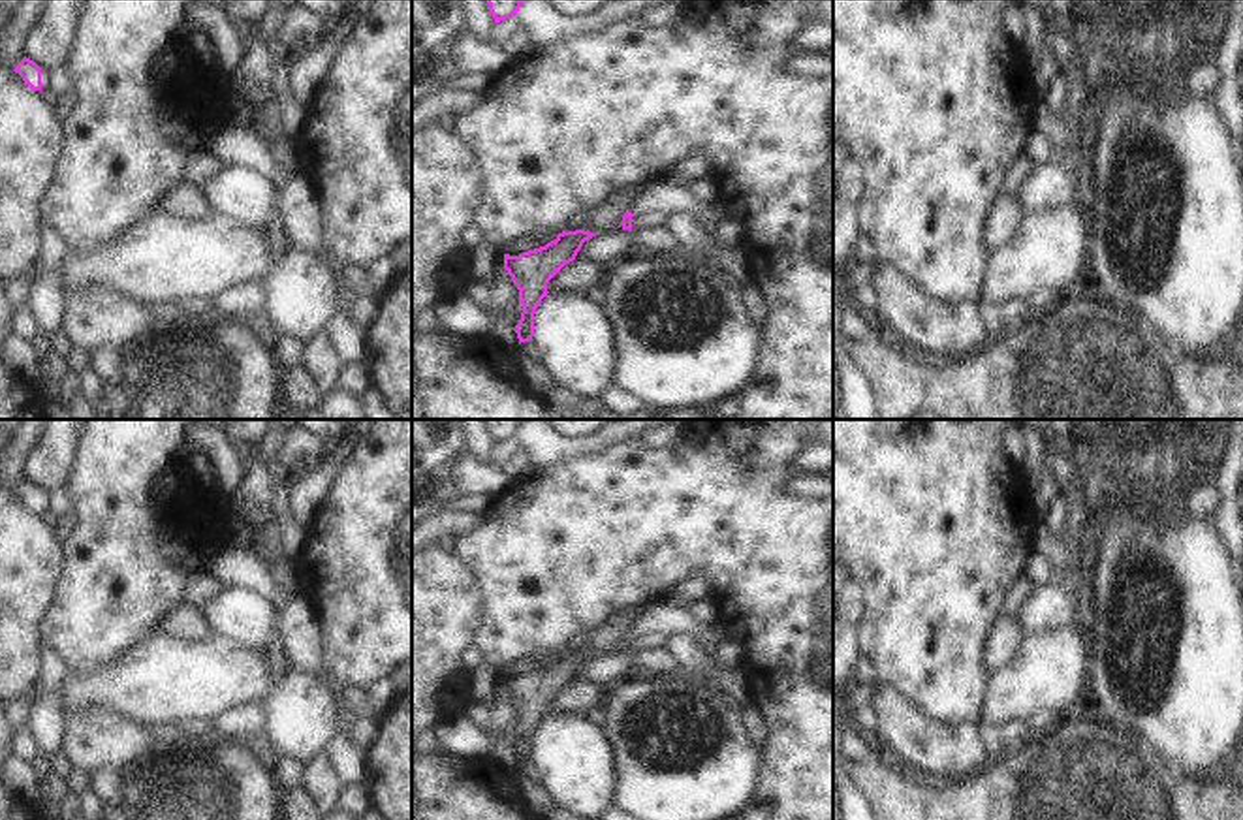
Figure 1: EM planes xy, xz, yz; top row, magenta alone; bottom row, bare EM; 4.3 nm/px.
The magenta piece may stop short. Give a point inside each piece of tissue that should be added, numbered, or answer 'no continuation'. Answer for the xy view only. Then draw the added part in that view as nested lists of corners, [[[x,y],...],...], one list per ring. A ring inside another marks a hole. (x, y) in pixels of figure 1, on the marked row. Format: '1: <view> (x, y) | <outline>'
no continuation

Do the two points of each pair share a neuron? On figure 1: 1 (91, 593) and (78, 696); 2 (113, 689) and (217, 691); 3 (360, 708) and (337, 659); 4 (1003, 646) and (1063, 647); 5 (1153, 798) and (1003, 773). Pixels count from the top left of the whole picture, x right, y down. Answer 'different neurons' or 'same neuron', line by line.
1: different neurons
2: same neuron
3: different neurons
4: different neurons
5: same neuron

